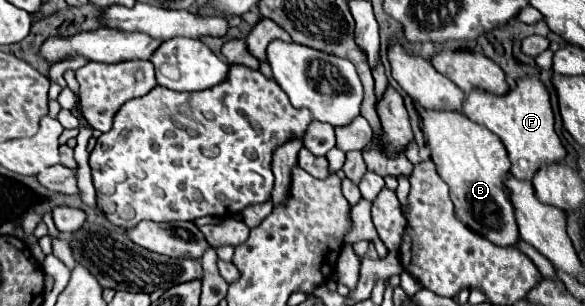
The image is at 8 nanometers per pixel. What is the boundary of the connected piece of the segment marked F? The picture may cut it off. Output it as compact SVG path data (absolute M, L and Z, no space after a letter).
M535 76L519 78L517 84L501 96L483 90L471 90L463 100L463 112L501 138L511 160L511 174L519 180L531 180L543 162L563 162L565 158L565 148L561 146L561 140L553 128L549 92Z

